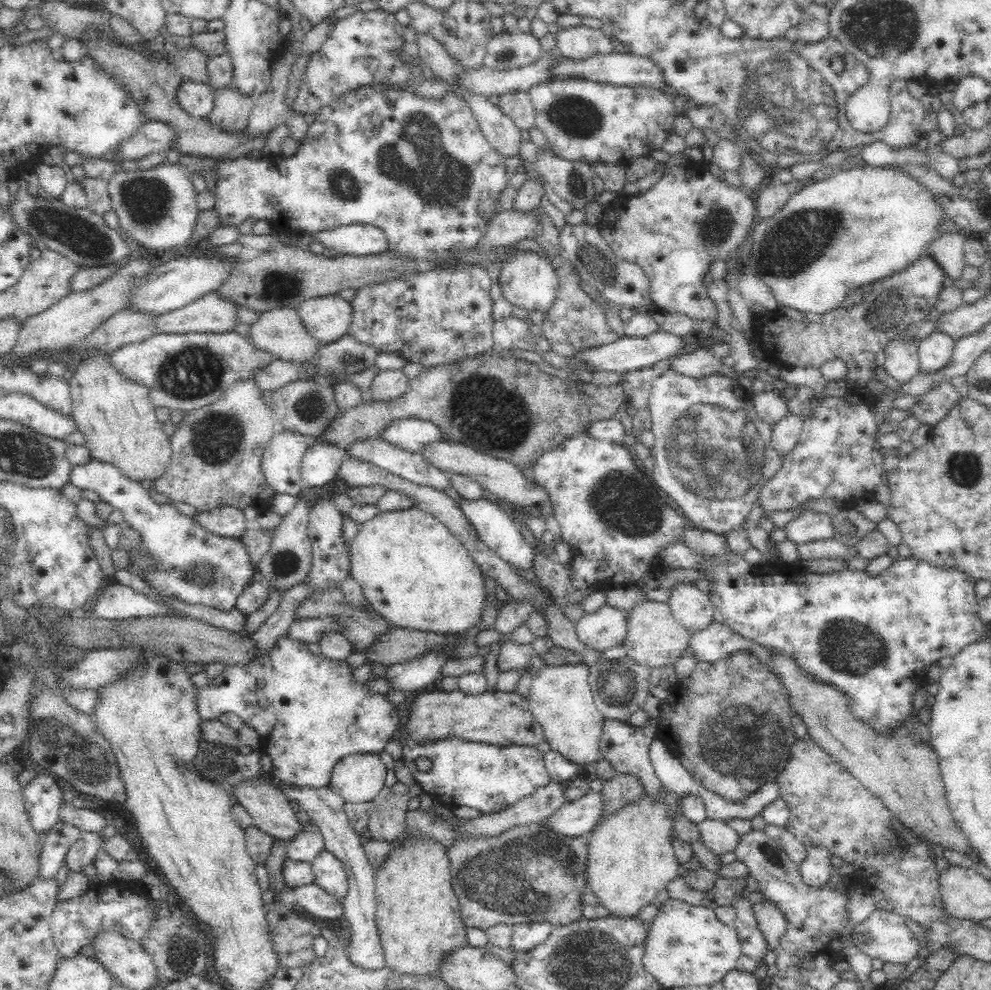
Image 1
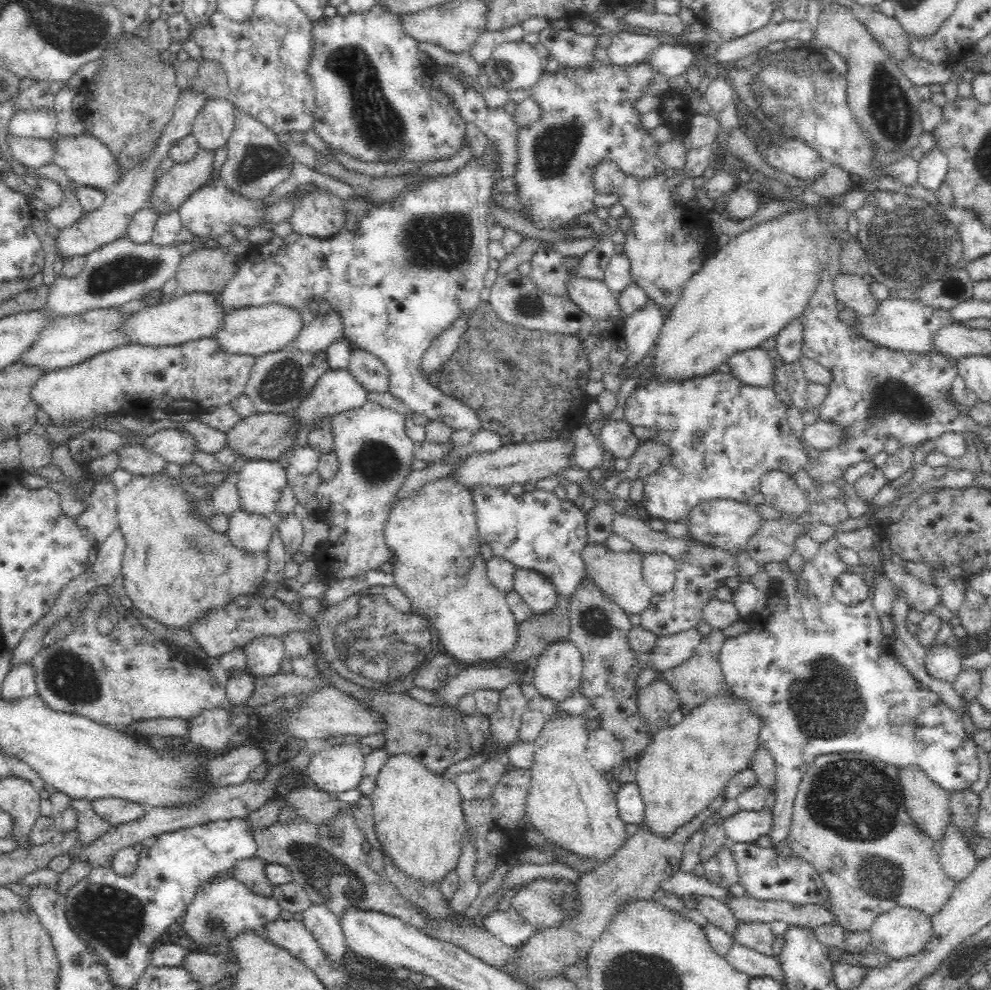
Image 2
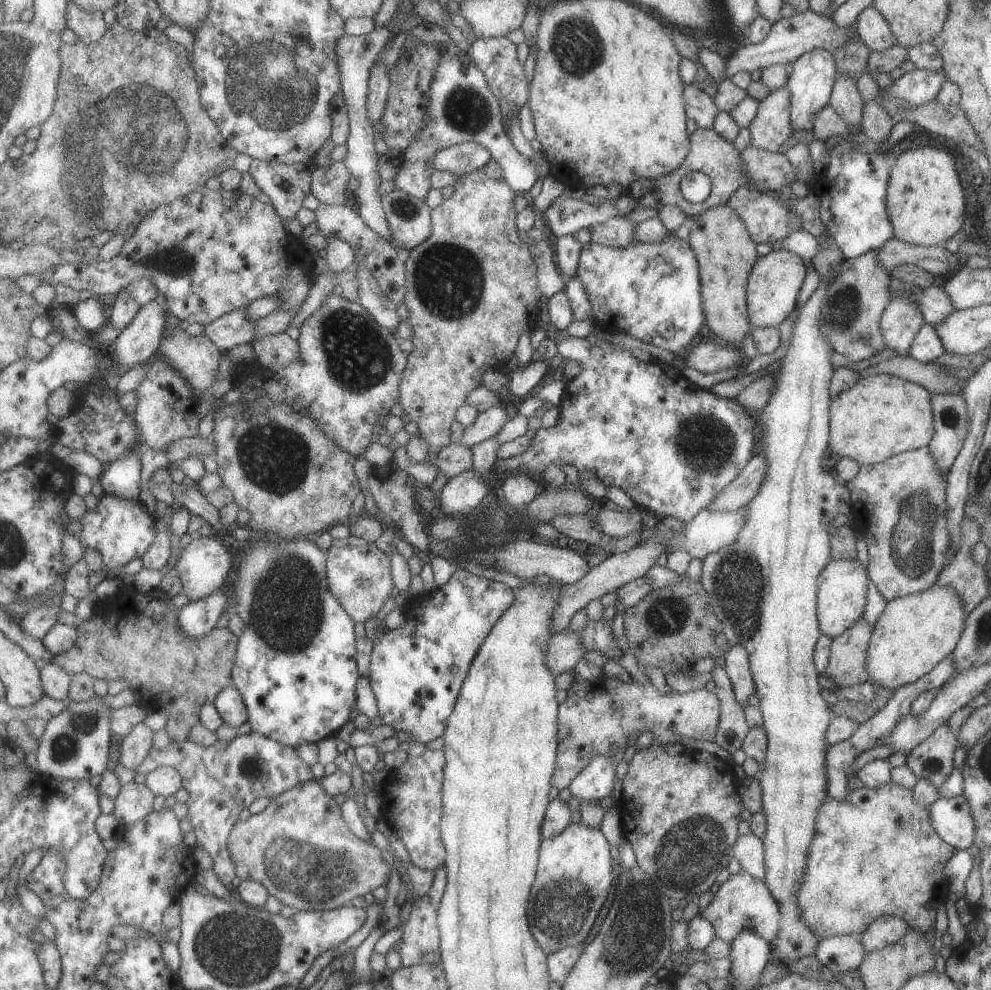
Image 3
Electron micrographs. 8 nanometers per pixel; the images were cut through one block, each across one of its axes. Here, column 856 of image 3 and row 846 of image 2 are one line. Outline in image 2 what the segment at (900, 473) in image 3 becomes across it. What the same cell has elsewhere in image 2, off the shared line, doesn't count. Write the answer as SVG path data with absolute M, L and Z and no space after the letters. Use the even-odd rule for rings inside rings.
M510 767L494 786L488 798L482 798L482 800L460 798L460 806L464 813L465 833L474 835L474 849L476 849L474 879L480 886L492 877L500 862L508 862L526 847L524 834L528 826L532 826L525 807L530 783L531 769Z

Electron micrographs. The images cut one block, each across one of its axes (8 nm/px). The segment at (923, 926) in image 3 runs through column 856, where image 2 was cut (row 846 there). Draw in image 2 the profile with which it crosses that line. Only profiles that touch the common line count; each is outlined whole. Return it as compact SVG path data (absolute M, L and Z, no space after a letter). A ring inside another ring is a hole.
M863 752L814 758L798 784L786 841L791 854L806 860L822 879L832 903L829 911L845 931L868 931L877 916L897 906L914 908L932 918L955 889L955 882L943 872L936 842L918 828L906 811L898 768Z

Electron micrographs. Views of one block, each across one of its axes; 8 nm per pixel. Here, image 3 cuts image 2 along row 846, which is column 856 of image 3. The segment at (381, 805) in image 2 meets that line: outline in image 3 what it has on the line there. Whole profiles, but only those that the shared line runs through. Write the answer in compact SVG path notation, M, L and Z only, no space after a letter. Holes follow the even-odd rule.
M881 373L859 378L851 388L840 392L830 402L828 408L830 414L828 445L831 447L835 459L838 455L838 458L849 457L860 465L872 465L903 451L927 447L933 434L930 398L931 394L925 387L893 375Z

